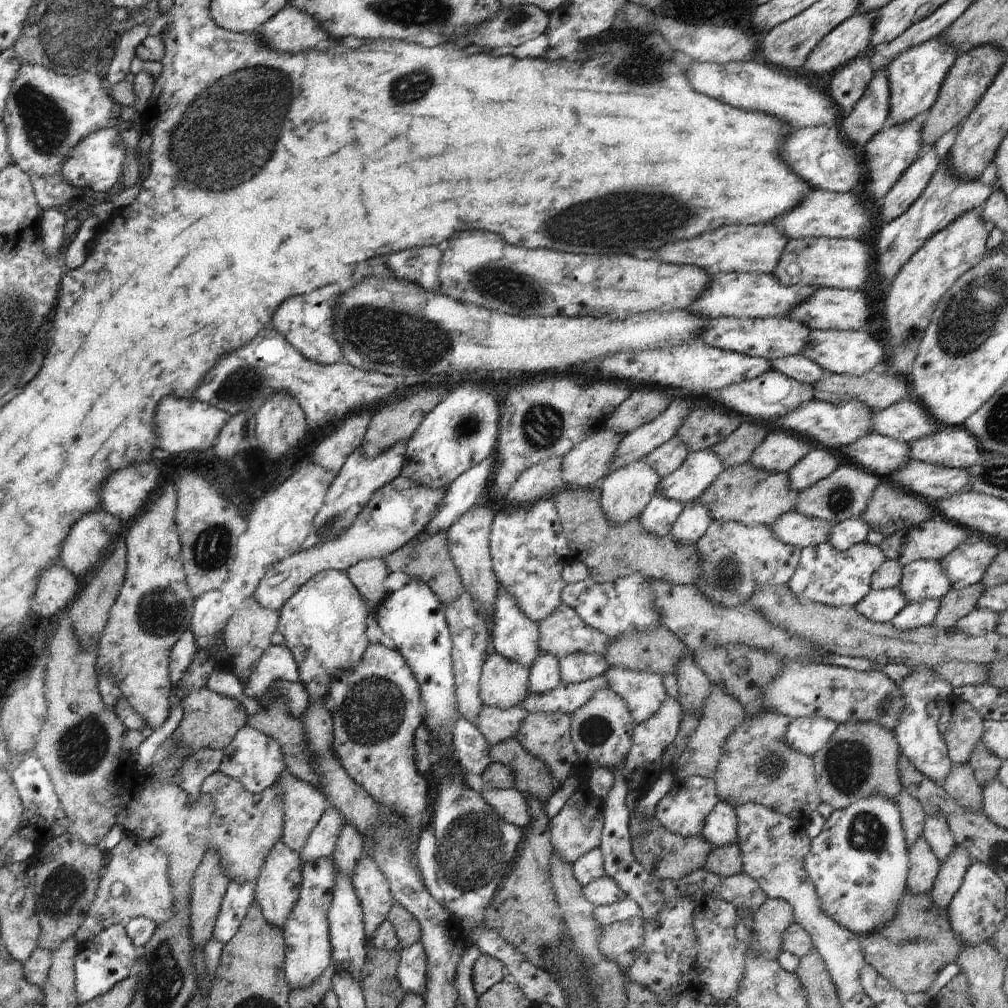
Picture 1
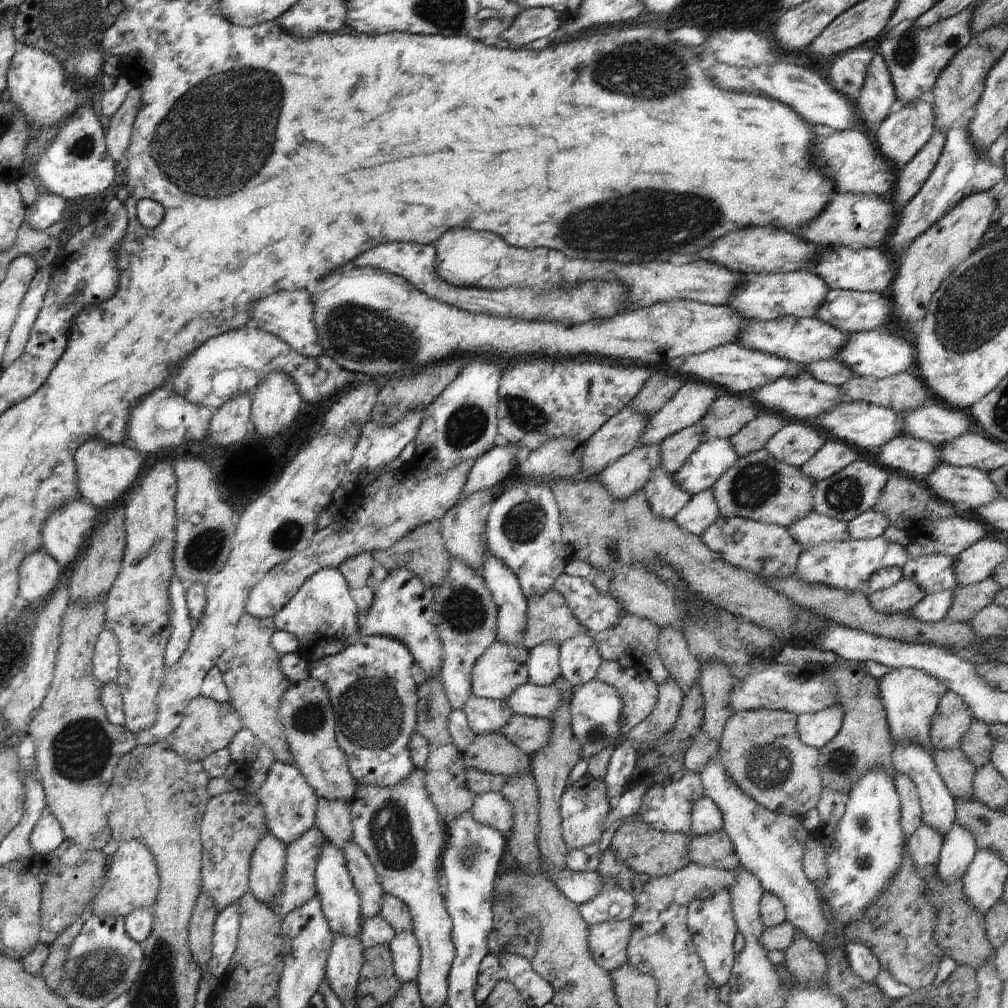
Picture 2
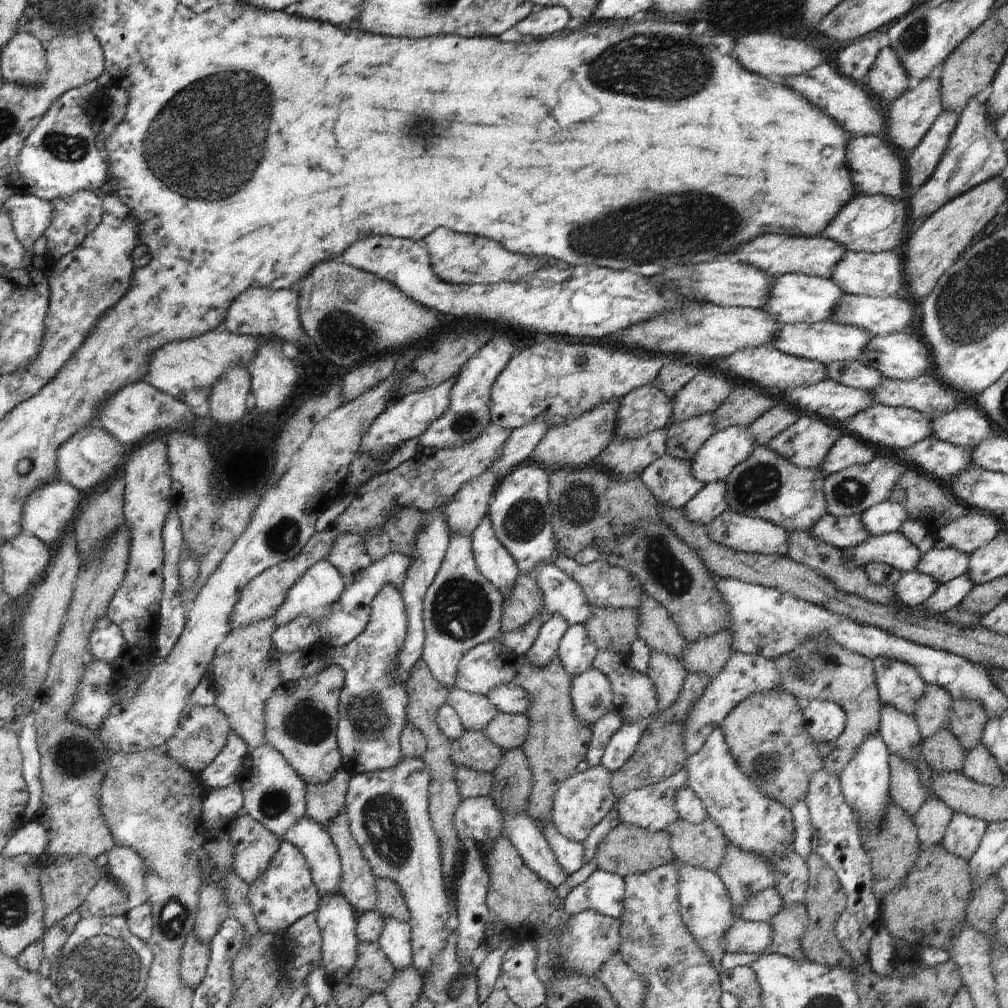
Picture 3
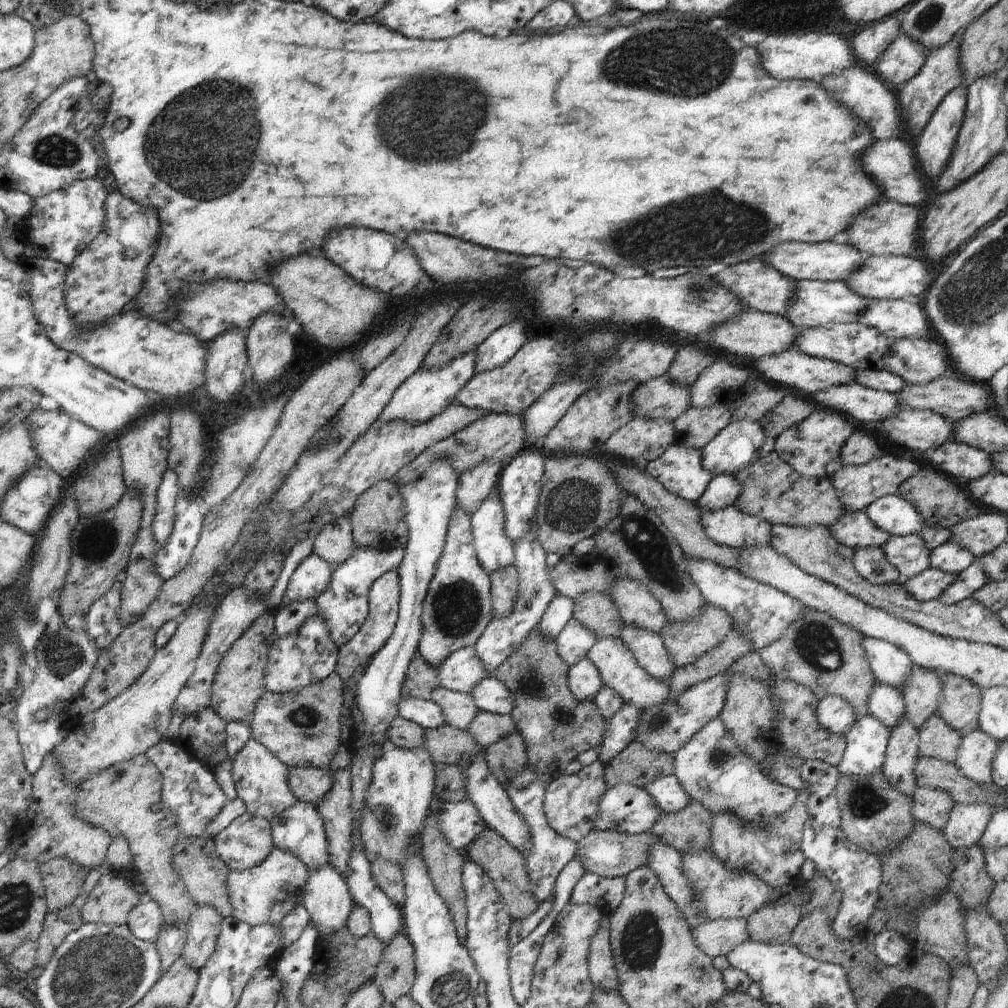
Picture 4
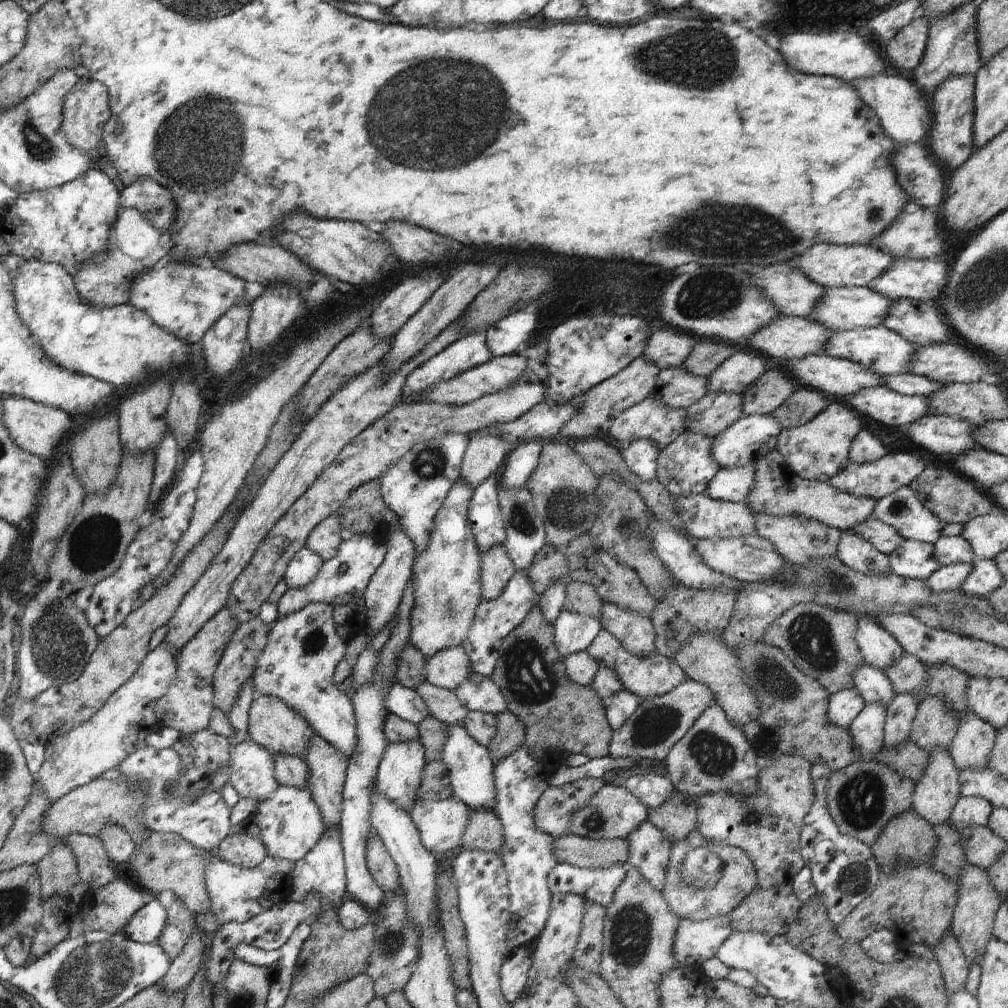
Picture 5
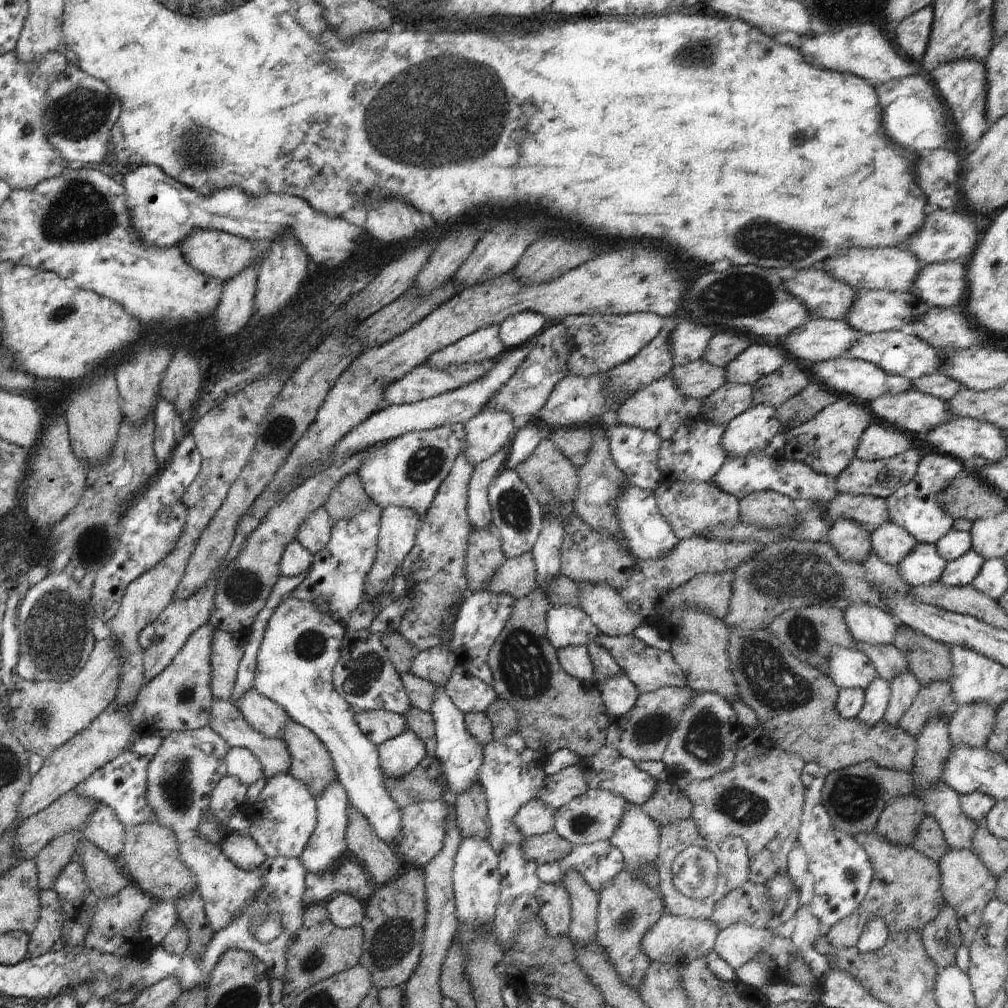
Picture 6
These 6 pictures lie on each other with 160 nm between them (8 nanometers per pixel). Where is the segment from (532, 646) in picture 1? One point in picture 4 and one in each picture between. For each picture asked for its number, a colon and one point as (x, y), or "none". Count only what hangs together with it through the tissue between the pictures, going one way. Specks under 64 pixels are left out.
2: (512, 604)
3: (493, 561)
4: (494, 550)

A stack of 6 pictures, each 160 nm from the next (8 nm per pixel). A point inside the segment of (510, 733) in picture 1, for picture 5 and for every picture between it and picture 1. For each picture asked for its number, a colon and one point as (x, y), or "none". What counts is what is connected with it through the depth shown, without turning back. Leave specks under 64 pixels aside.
2: (485, 716)
3: (474, 710)
4: (459, 708)
5: (443, 704)

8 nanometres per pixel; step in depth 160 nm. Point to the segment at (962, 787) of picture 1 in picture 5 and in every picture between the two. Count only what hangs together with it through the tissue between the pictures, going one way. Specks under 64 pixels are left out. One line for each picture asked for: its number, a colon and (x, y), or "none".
2: (957, 771)
3: (942, 751)
4: (937, 739)
5: (934, 726)

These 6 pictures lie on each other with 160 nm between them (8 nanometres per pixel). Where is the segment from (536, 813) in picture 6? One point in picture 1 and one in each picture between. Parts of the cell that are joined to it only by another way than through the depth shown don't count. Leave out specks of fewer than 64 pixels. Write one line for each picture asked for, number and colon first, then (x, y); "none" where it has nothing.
1: (576, 829)
2: (584, 807)
3: (583, 800)
4: (571, 802)
5: (556, 808)

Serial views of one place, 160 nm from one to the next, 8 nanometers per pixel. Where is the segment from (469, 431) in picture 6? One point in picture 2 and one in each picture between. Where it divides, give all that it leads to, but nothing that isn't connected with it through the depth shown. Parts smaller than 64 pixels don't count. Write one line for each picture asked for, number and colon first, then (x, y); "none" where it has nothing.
2: (463, 527)
3: (470, 504)
4: (474, 485)
5: (485, 453)

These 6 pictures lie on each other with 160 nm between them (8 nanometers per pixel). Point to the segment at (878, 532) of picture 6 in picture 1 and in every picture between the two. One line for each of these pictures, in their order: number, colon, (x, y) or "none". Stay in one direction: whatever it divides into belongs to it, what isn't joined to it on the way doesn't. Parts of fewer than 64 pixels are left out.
1: (792, 528)
2: (812, 529)
3: (846, 532)
4: (854, 529)
5: (882, 537)

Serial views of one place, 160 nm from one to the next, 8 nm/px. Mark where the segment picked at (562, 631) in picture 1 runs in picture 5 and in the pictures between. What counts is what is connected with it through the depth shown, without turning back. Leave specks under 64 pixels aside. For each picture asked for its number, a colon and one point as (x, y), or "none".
2: (549, 620)
3: (525, 602)
4: (504, 583)
5: (496, 567)

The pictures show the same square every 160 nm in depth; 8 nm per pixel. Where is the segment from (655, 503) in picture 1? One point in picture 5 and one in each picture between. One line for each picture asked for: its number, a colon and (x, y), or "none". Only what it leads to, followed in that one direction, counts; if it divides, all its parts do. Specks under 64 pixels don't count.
2: (666, 499)
3: (670, 481)
4: (679, 469)
5: (685, 467)

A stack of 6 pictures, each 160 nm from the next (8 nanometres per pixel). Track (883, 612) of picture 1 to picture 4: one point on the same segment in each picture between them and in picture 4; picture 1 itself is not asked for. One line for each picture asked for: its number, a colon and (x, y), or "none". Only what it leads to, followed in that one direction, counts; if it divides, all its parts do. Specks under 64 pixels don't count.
2: (902, 596)
3: (913, 588)
4: (930, 583)

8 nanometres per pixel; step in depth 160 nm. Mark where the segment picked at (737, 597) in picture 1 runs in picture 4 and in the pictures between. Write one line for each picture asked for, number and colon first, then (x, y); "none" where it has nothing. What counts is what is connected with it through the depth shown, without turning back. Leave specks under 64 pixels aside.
2: (759, 548)
3: (753, 535)
4: (728, 526)

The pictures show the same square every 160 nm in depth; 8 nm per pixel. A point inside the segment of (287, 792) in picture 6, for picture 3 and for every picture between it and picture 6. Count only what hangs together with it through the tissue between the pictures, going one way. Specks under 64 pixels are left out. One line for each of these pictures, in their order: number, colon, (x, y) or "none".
3: (312, 839)
4: (299, 829)
5: (289, 823)

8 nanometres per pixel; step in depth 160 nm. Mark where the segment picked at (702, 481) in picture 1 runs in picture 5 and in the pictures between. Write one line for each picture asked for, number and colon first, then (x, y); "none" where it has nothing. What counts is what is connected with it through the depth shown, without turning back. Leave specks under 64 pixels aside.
2: (711, 459)
3: (721, 453)
4: (741, 442)
5: (750, 438)

